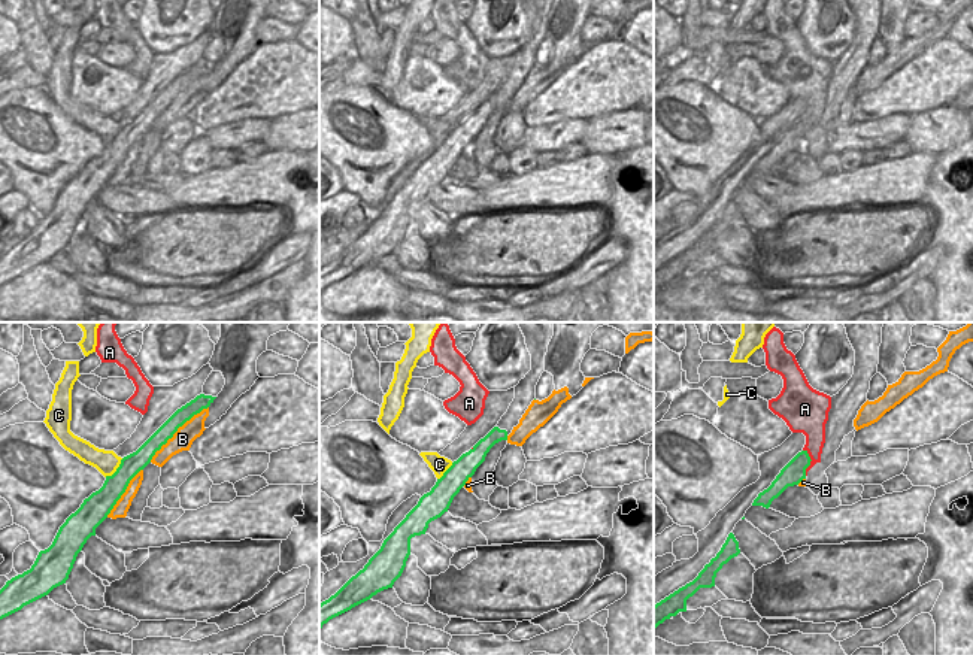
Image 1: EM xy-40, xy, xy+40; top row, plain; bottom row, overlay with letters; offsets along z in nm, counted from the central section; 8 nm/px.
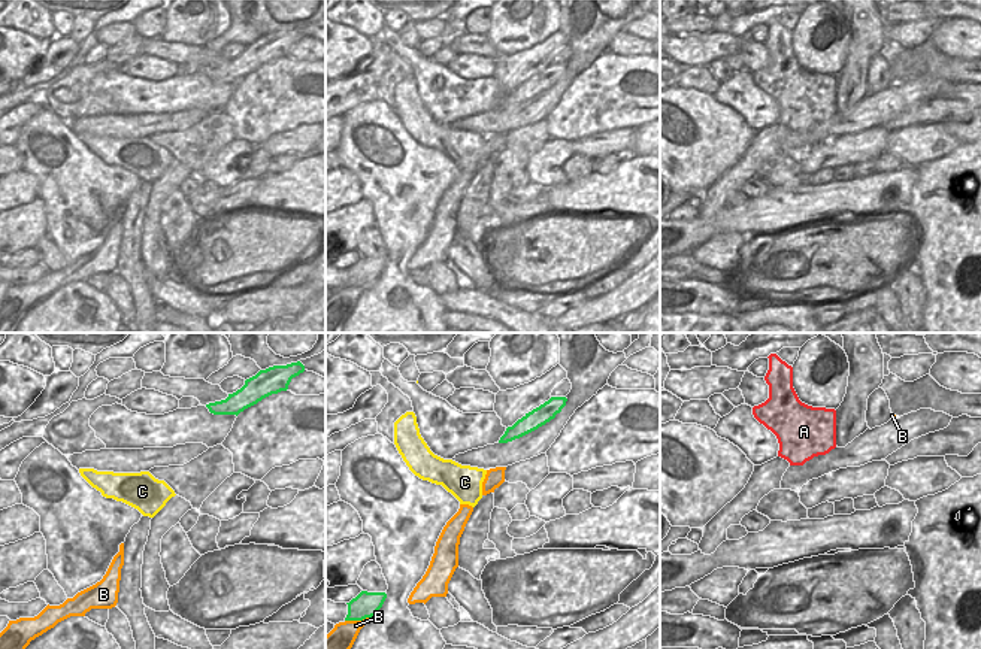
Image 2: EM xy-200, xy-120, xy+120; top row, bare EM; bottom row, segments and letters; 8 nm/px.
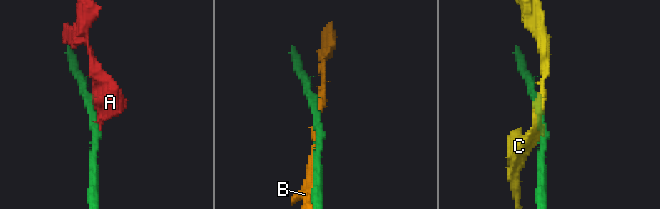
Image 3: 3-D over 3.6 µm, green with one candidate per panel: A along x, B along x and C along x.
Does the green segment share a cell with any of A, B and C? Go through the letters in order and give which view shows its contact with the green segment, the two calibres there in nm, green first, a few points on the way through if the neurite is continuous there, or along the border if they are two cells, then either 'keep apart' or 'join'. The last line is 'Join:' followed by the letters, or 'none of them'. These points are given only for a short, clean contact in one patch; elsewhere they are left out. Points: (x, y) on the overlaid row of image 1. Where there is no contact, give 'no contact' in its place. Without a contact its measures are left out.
A: xy+40 | 190/170 nm | along xy+40 (803, 449), (811, 460), (805, 475) | keep apart
B: xy-40 | 130/170 nm | keep apart
C: xy-40 | 190/190 nm | along xy-40 (123, 458), (120, 466), (105, 476) | keep apart
Join: none of them

